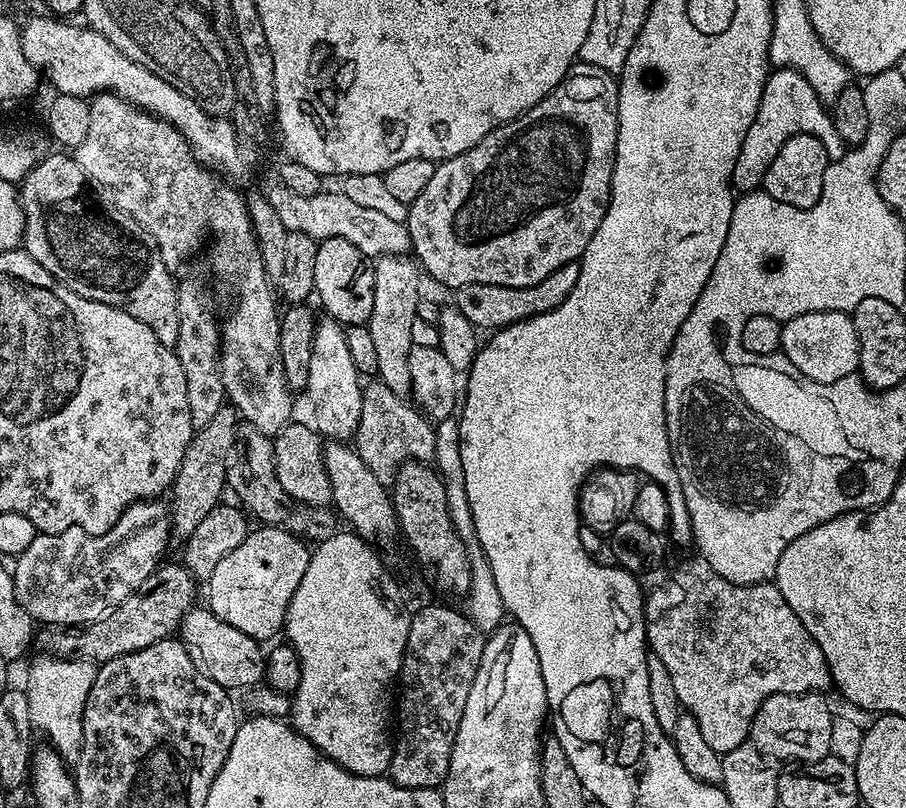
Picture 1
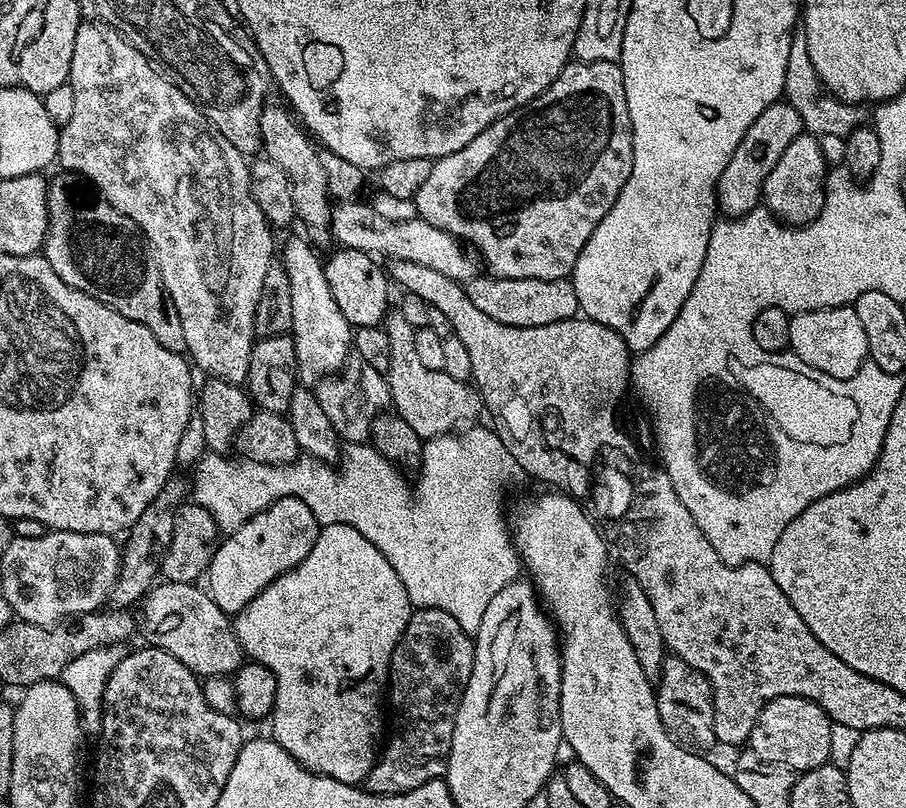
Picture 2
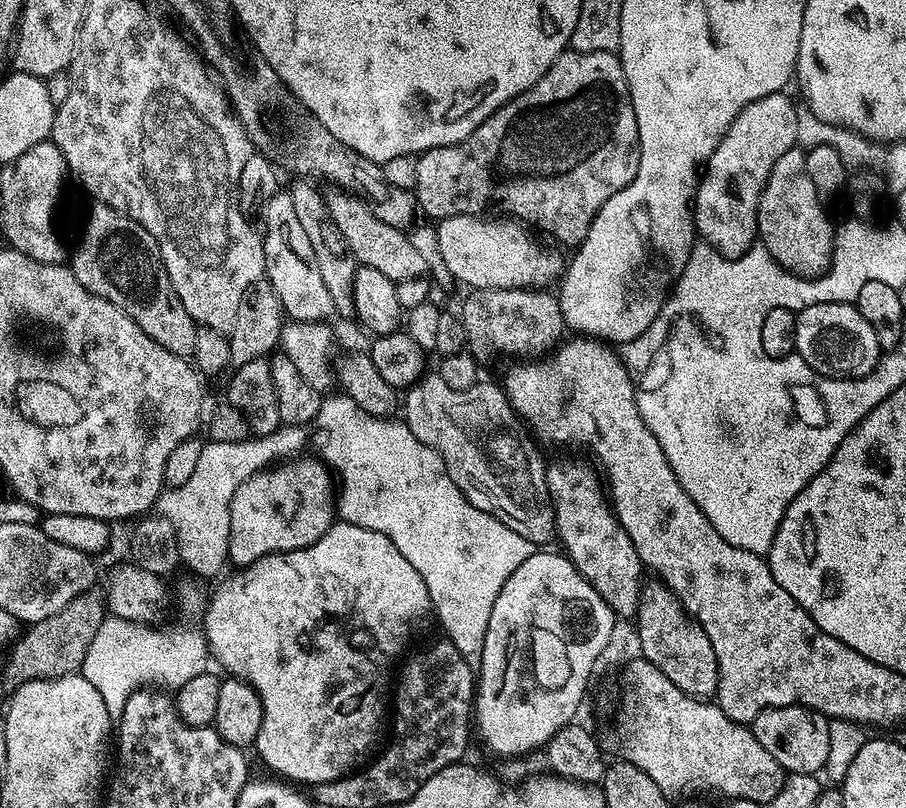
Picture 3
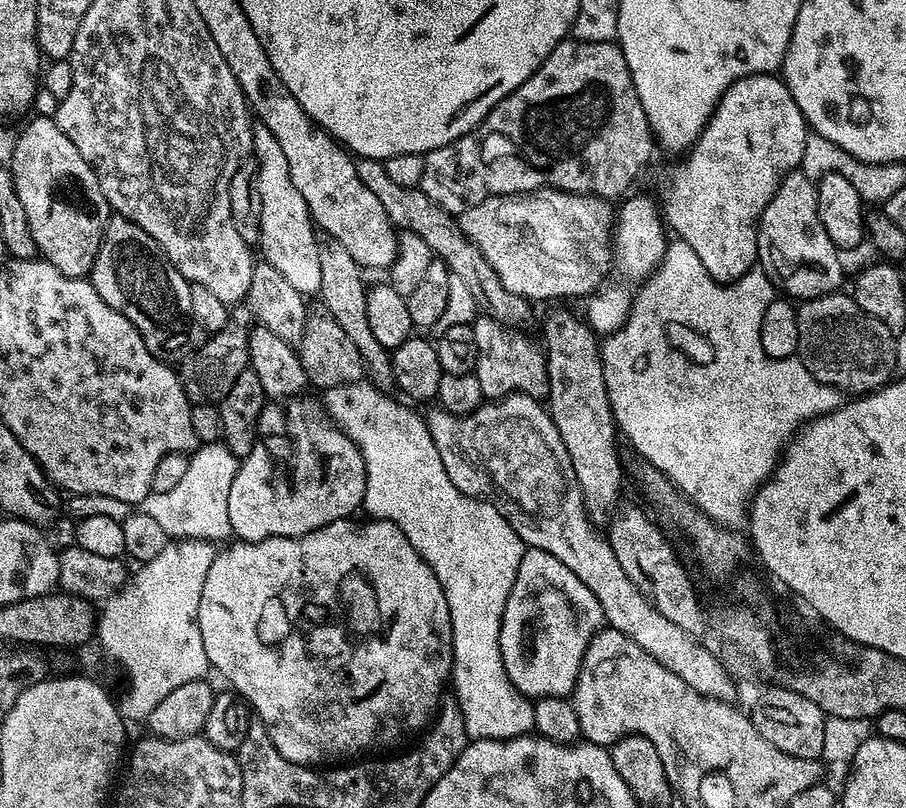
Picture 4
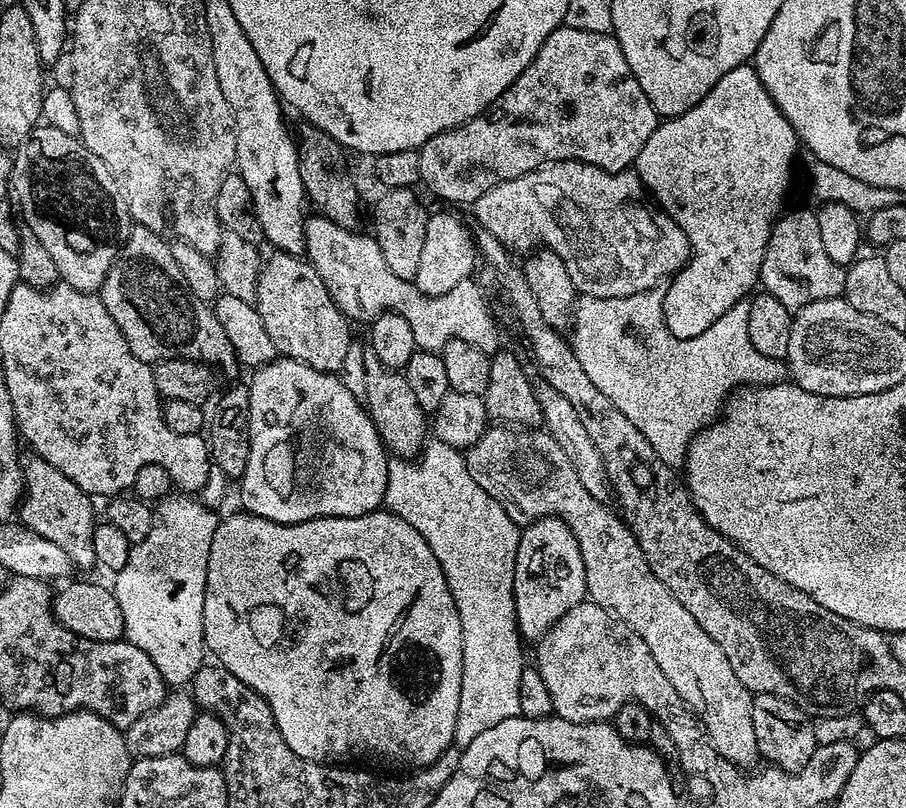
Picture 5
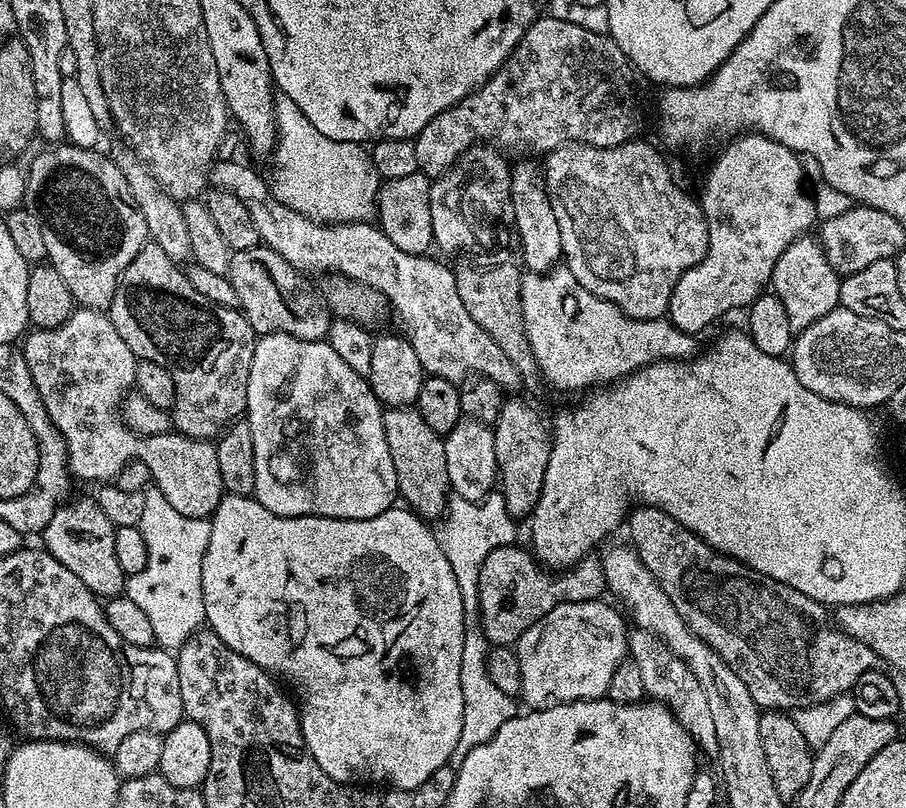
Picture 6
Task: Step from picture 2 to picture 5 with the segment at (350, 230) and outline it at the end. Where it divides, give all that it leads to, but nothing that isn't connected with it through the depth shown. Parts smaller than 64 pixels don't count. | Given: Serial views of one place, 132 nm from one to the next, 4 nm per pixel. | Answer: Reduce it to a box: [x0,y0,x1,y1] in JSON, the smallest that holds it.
[470,160,692,298]

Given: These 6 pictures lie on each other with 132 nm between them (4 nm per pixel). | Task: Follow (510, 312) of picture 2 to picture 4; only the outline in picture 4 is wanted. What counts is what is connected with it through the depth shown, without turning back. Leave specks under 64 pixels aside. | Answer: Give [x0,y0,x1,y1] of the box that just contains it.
[471,314,548,398]

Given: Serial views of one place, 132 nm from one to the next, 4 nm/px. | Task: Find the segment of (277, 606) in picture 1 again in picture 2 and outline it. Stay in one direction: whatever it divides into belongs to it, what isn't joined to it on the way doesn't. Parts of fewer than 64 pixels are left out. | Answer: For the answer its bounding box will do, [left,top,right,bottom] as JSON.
[206,496,321,614]

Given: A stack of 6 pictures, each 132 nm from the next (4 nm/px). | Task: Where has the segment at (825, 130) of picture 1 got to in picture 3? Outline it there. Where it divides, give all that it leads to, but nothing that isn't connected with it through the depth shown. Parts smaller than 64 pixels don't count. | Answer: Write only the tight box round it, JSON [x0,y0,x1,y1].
[694,92,798,258]

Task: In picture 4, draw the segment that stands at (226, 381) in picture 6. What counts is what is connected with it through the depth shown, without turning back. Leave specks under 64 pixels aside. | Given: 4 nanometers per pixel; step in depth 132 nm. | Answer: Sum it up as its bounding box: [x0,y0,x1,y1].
[90,215,194,352]

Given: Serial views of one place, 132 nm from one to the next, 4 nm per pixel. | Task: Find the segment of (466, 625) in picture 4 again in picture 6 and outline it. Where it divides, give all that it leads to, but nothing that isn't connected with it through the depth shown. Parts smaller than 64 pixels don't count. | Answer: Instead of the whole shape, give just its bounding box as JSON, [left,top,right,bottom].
[434,494,518,766]

